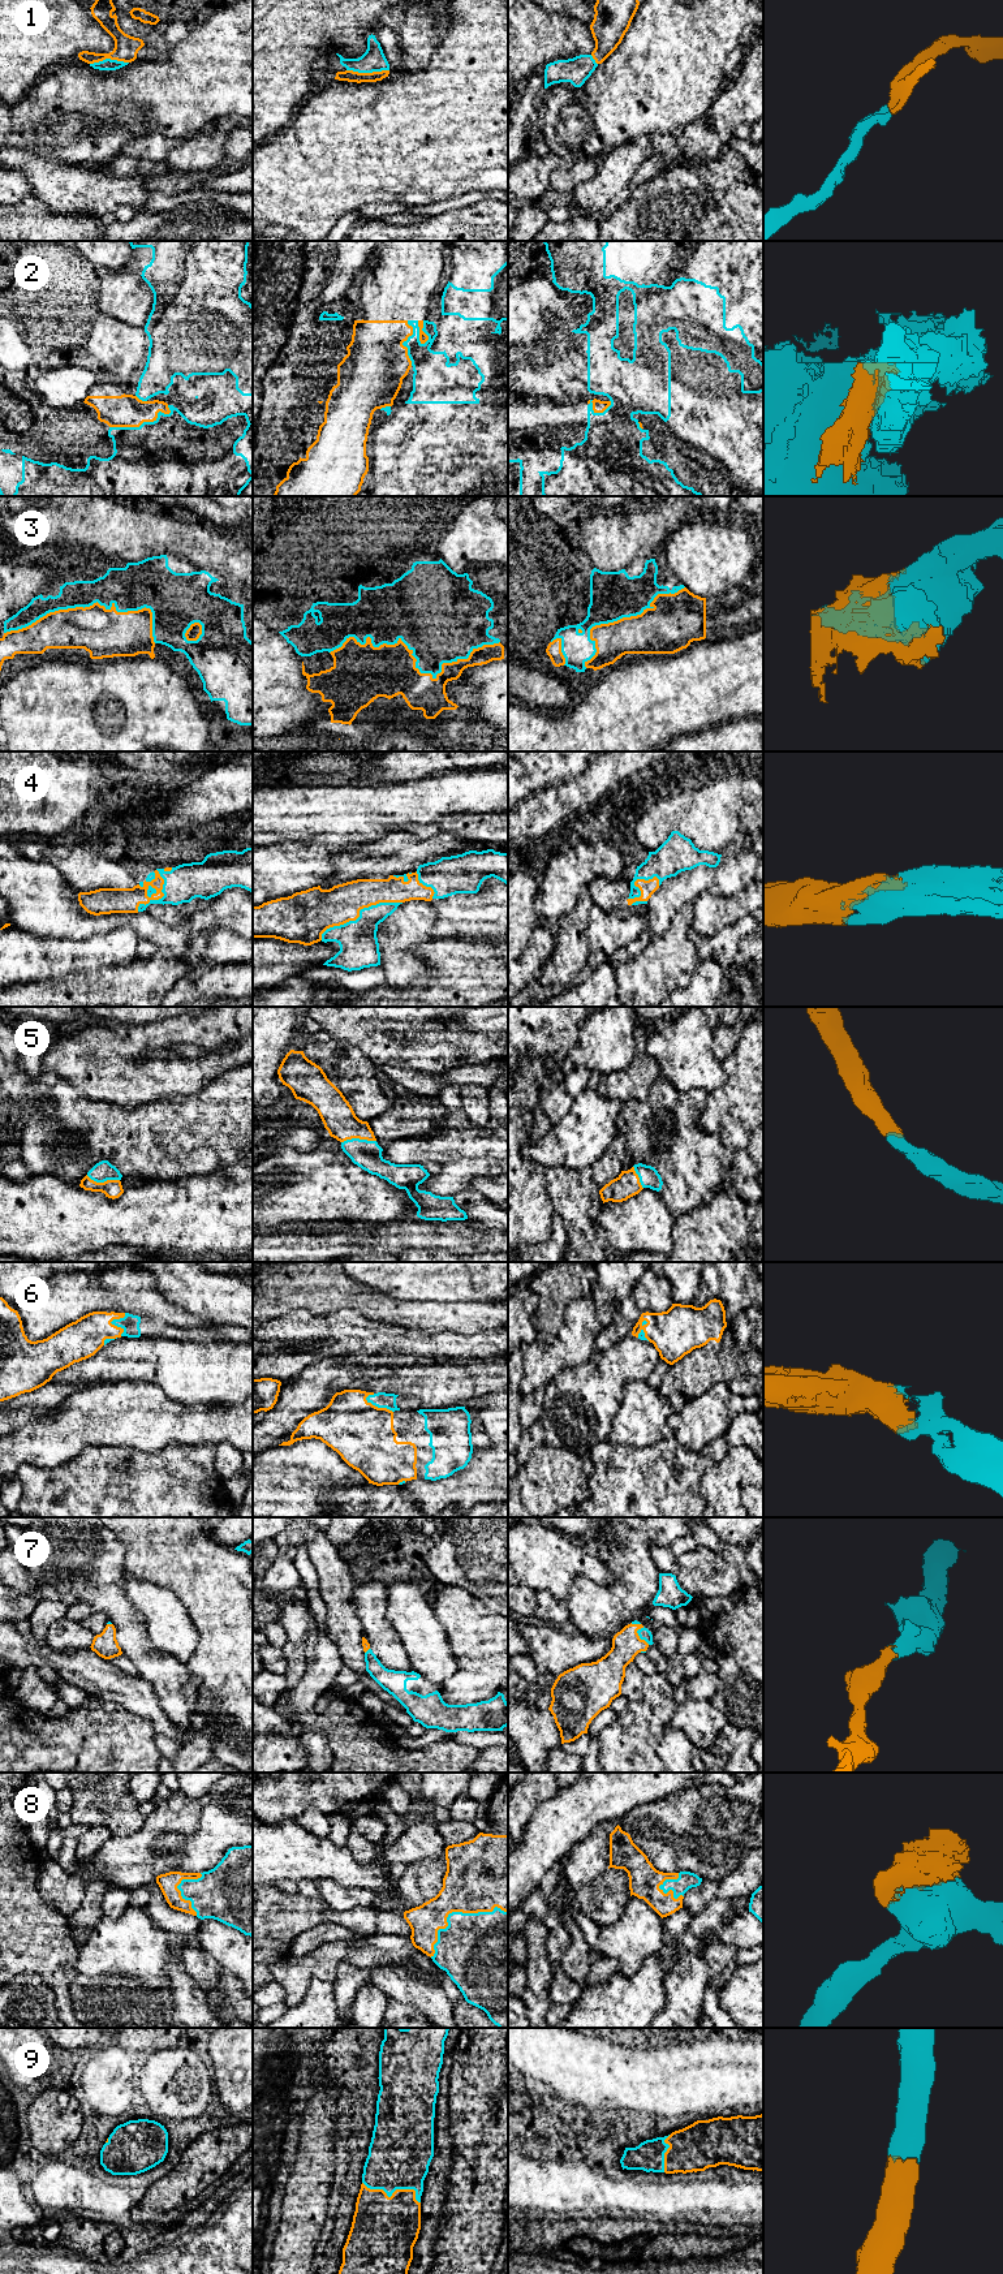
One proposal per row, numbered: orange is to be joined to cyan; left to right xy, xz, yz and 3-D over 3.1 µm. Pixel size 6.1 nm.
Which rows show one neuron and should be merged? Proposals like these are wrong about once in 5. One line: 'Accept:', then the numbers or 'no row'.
Accept: 1, 3, 4, 5, 6, 7, 8, 9

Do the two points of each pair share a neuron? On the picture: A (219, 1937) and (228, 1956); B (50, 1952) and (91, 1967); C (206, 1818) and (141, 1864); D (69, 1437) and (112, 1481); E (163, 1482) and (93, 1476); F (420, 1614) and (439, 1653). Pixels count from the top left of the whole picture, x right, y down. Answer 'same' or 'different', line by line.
A: same
B: different
C: same
D: different
E: same
F: same

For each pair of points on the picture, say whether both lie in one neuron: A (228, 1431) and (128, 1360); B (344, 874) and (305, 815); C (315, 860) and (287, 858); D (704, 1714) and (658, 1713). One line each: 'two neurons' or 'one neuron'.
A: two neurons
B: two neurons
C: one neuron
D: two neurons

